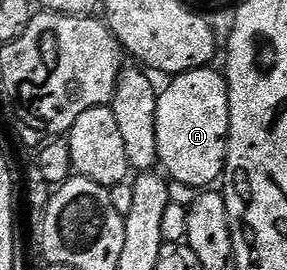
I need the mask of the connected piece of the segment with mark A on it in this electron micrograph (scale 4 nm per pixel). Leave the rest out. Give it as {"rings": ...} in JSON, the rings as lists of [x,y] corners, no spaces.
{"rings":[[[203,68],[171,77],[169,82],[170,87],[159,93],[156,108],[156,140],[161,169],[173,181],[185,186],[213,187],[226,169],[226,148],[230,137],[230,105],[225,77],[219,71],[217,74],[214,68]]]}

